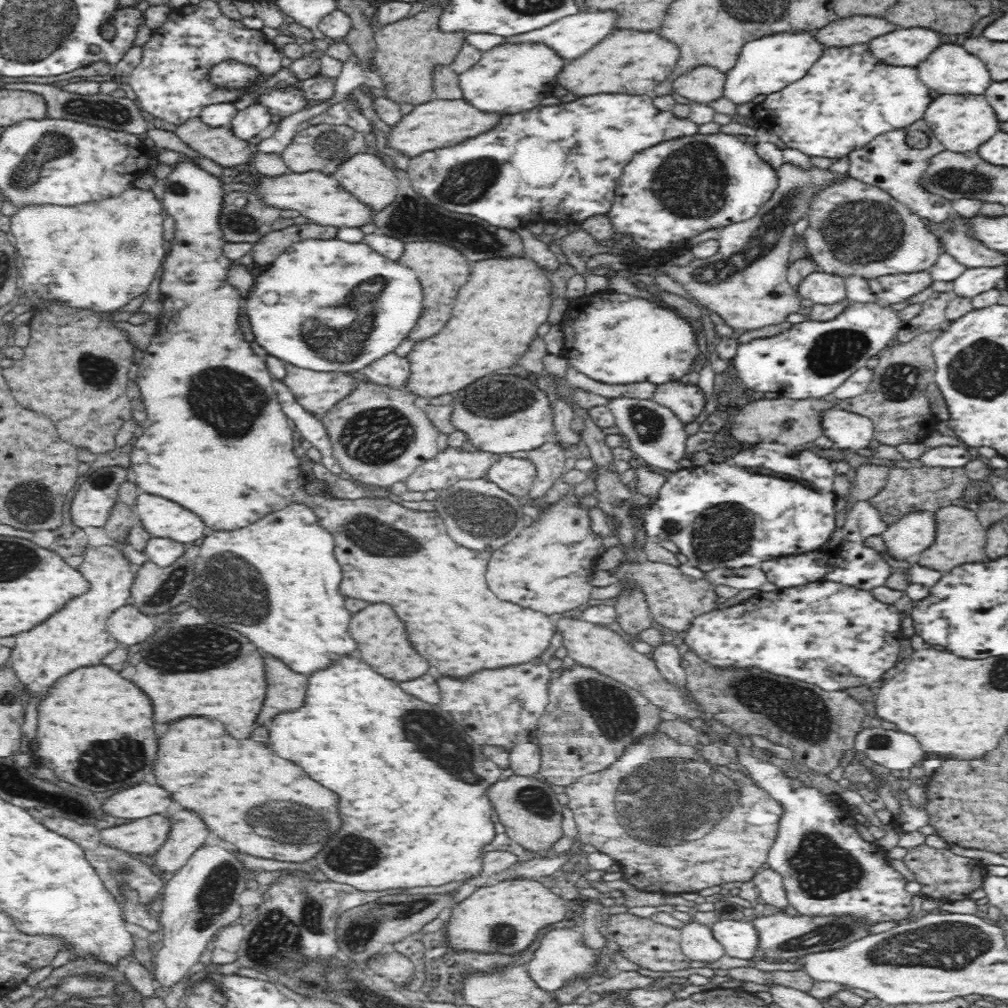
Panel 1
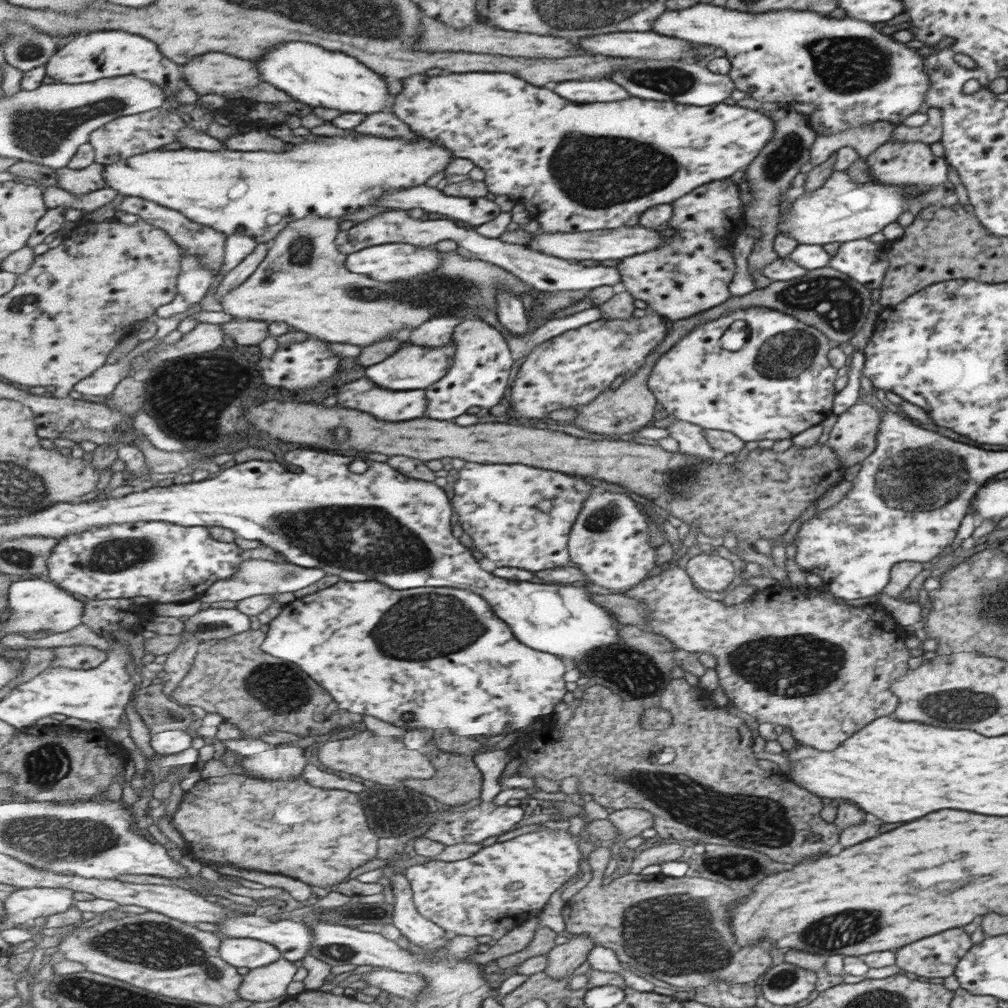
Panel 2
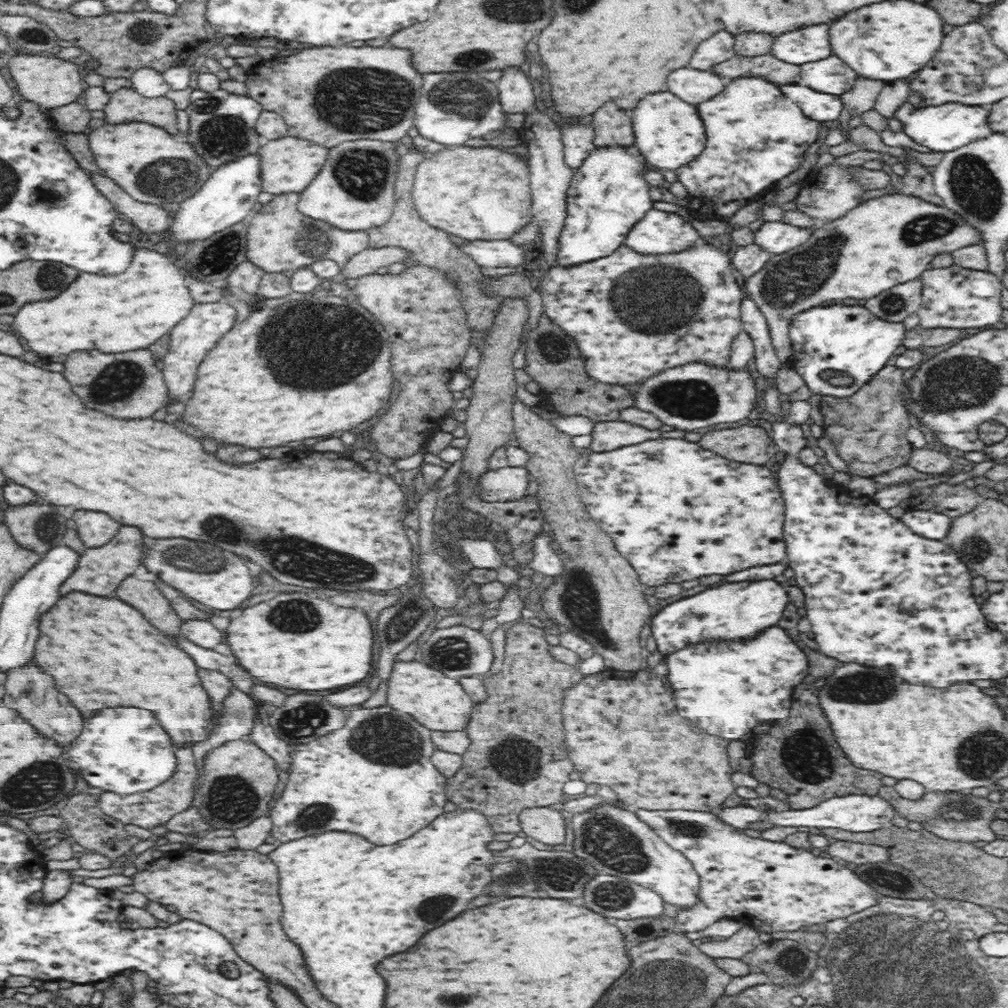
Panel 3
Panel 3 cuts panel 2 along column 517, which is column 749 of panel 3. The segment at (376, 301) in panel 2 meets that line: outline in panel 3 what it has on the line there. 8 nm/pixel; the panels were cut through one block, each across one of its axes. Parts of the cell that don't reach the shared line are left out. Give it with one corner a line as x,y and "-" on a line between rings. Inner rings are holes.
901,192
888,193
865,200
860,206
850,210
846,216
827,221
820,228
814,229
807,242
794,253
773,255
760,272
745,279
743,288
746,288
746,295
756,303
764,315
773,347
780,362
788,365
793,353
788,327
790,320
800,311
818,307
818,304
822,304
824,300
872,298
896,284
904,284
908,280
920,278
922,272
929,269
929,264
934,260
934,256
938,256
940,252
953,253
960,248
976,244
982,244
980,231
976,230
976,227
972,227
972,224
968,224
968,221
962,219
962,216
947,210
944,205
-
816,257
817,260
823,258
828,260
828,268
824,268
824,272
820,272
820,276
816,276

